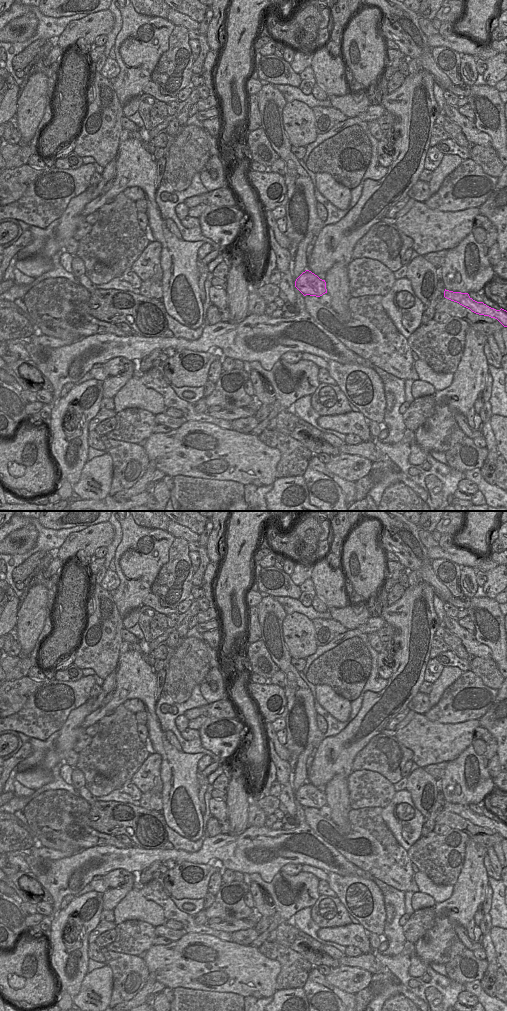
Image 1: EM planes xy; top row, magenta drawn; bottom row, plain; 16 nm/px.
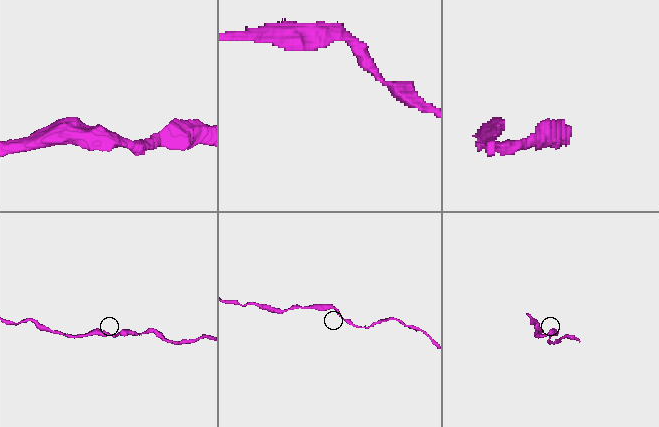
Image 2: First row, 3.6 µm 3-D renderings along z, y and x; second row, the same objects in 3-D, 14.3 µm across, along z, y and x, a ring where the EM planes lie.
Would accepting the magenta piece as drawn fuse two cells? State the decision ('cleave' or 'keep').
keep

